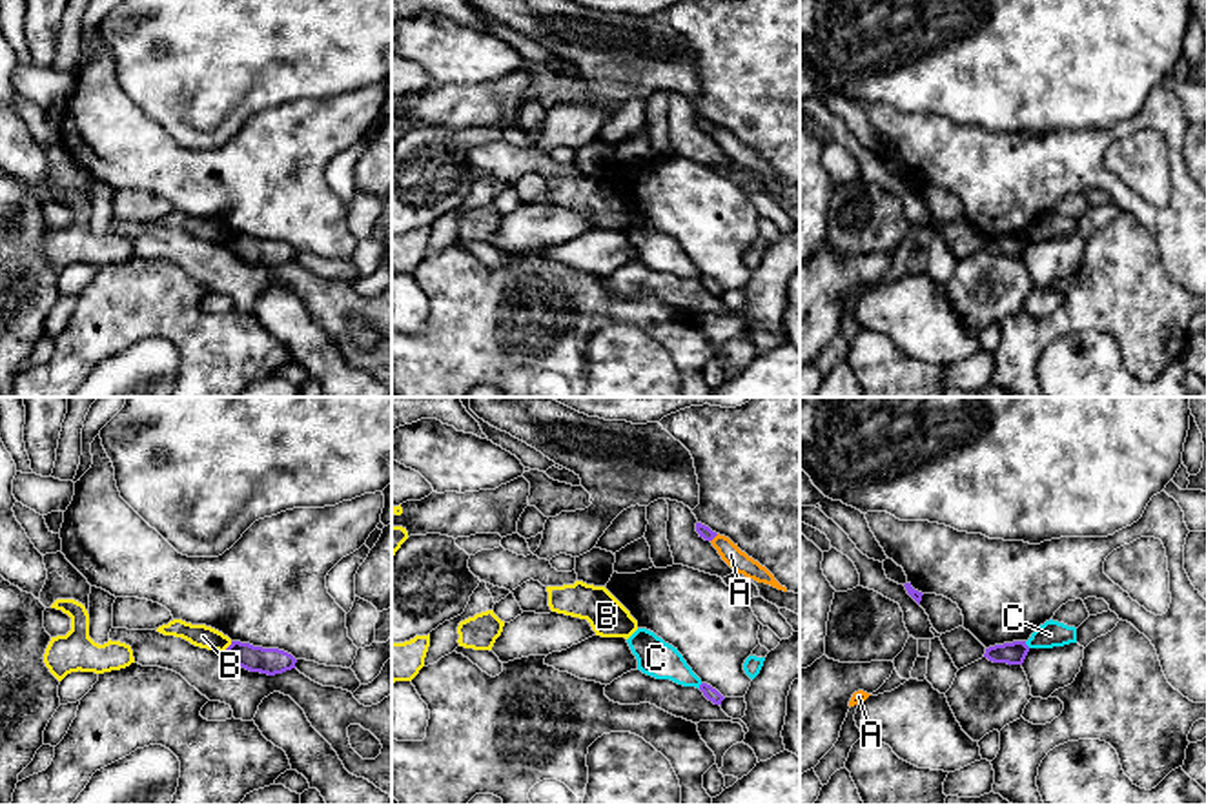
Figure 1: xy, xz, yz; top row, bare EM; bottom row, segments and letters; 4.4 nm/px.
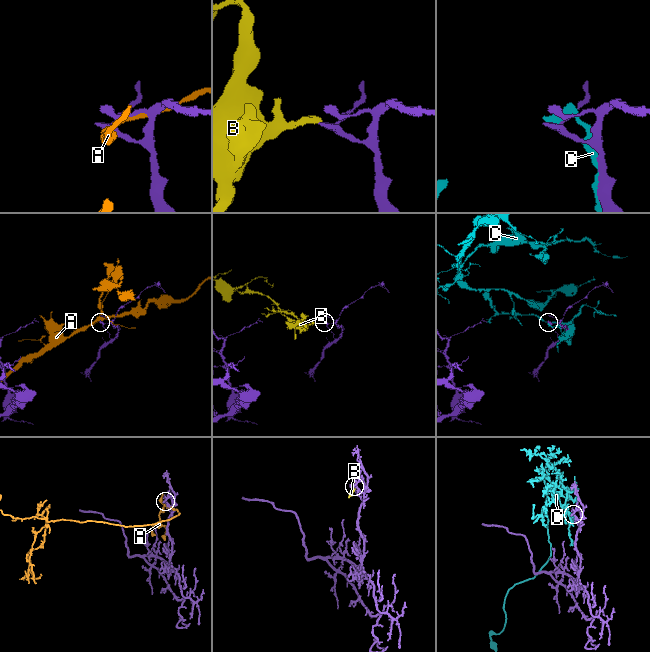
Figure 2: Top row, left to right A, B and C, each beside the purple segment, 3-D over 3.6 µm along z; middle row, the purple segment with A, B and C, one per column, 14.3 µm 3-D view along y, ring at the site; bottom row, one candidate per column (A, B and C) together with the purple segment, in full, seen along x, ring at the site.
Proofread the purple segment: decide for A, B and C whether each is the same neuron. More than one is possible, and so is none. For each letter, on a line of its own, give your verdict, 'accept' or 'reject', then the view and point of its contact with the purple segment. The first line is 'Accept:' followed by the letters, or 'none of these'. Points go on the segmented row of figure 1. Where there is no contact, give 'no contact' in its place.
Accept: none of these
A: reject; contact xz (715, 536)
B: reject; contact xy (228, 647)
C: reject; contact yz (1026, 645)

